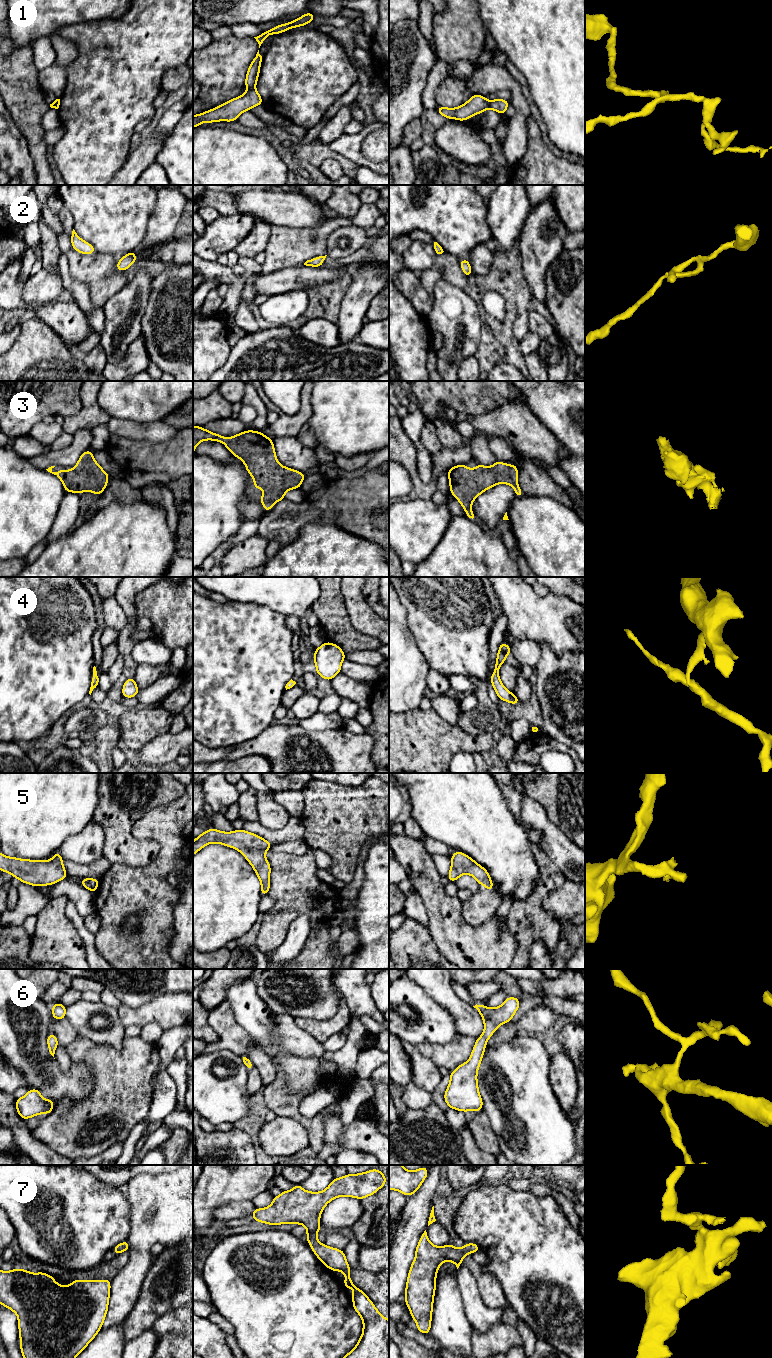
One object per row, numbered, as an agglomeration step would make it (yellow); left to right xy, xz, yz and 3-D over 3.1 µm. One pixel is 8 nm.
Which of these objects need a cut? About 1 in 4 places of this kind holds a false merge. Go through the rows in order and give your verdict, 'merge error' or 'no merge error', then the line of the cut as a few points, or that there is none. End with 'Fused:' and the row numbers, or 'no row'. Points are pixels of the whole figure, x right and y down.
1: merge error; cut in xz along (254, 87), (248, 89)
2: no merge error; no cut
3: no merge error; no cut
4: no merge error; no cut
5: no merge error; no cut
6: no merge error; no cut
7: no merge error; no cut
Fused: 1

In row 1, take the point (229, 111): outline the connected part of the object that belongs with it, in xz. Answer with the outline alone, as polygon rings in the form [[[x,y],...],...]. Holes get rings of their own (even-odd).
[[[255,88],[248,89],[244,95],[231,99],[222,105],[193,116],[193,128],[201,123],[218,121],[237,121],[239,115],[253,107],[263,104],[263,99]]]

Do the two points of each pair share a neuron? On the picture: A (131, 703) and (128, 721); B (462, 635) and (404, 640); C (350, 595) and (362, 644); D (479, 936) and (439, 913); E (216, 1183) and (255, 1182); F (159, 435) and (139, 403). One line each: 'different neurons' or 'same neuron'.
A: different neurons
B: different neurons
C: different neurons
D: same neuron
E: same neuron
F: different neurons

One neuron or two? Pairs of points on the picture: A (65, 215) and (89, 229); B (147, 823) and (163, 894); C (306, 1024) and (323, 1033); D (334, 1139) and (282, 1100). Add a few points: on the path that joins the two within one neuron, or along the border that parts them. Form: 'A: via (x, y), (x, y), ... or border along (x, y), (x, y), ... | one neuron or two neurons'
A: border along (63, 205), (72, 216), (73, 228) | two neurons
B: via (165, 841), (165, 863), (157, 871), (157, 876) | one neuron
C: via (310, 1025), (319, 1029) | one neuron
D: border along (320, 1113), (323, 1119), (324, 1145), (317, 1154) | two neurons

